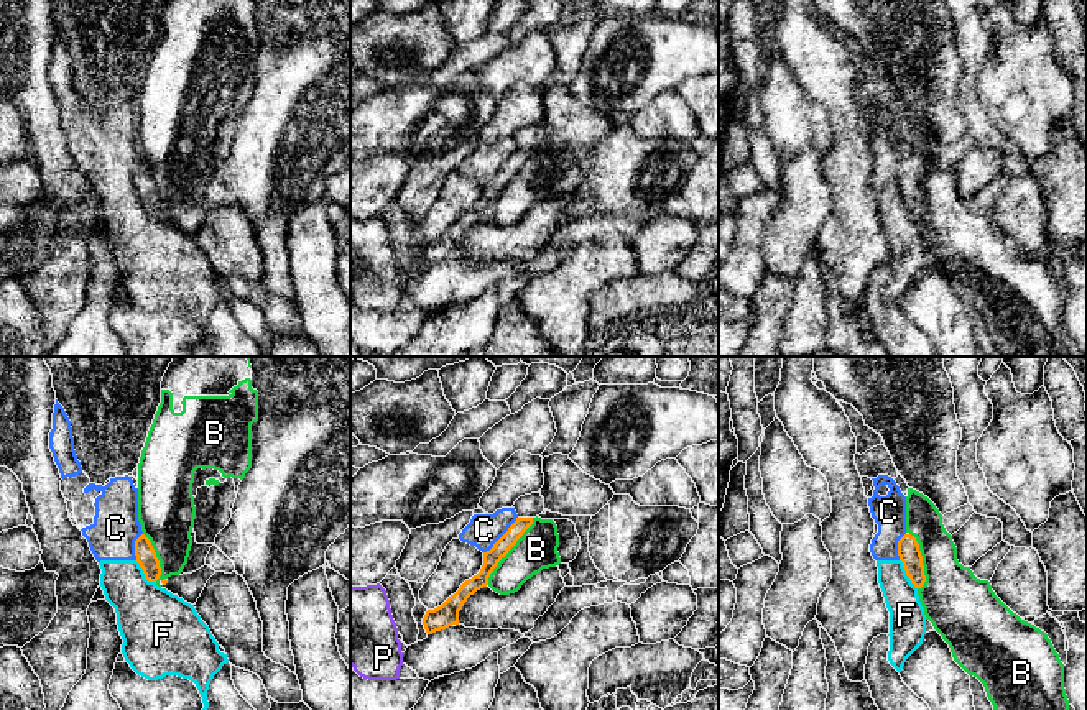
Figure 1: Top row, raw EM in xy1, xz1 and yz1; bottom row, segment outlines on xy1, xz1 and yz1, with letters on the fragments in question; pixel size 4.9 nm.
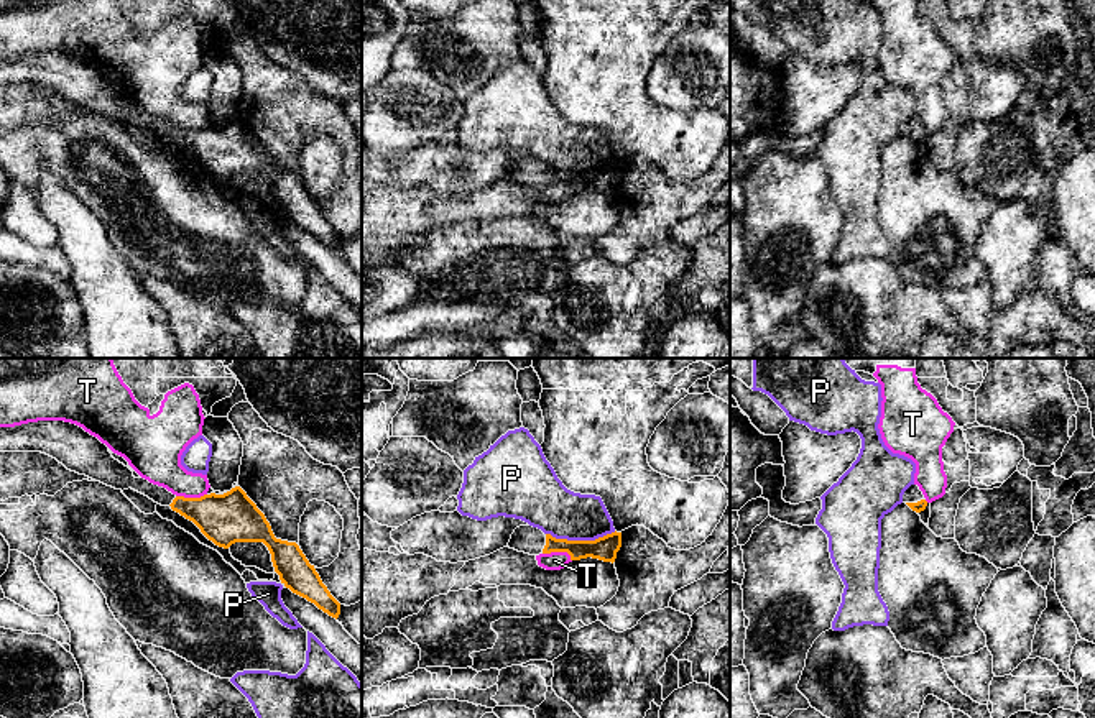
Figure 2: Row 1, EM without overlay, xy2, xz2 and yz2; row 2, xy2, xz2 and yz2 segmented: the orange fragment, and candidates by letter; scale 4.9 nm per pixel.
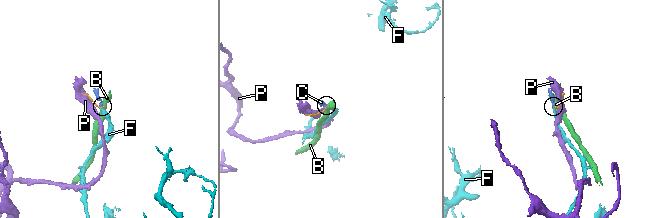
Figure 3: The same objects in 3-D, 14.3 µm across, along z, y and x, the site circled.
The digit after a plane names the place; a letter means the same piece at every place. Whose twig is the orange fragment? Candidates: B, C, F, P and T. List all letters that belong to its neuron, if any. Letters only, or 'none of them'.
none of them

